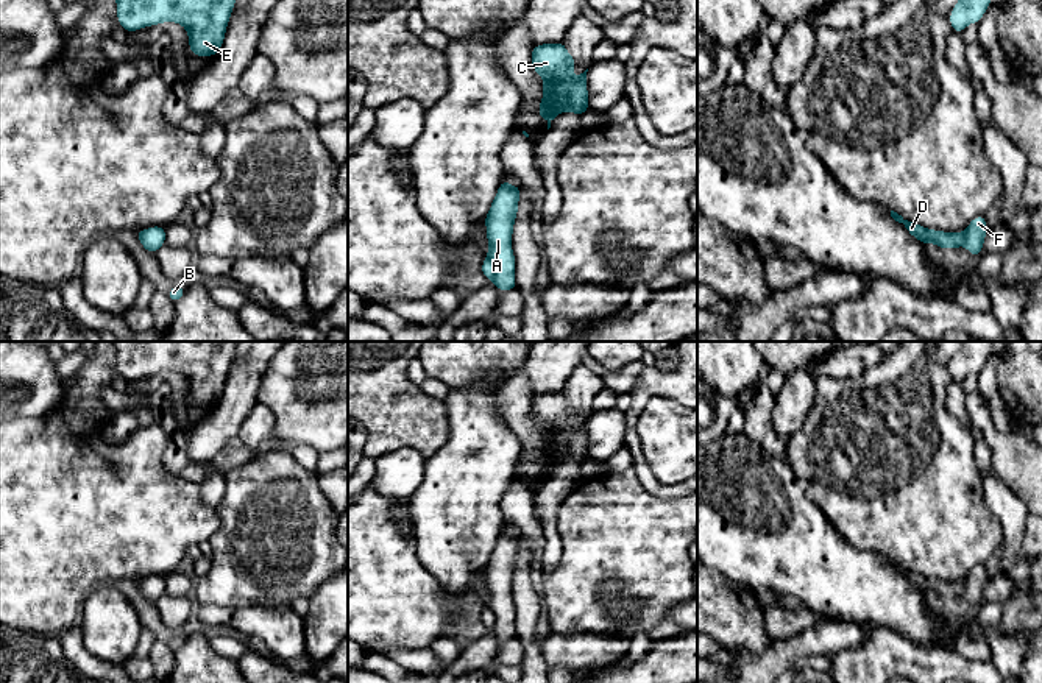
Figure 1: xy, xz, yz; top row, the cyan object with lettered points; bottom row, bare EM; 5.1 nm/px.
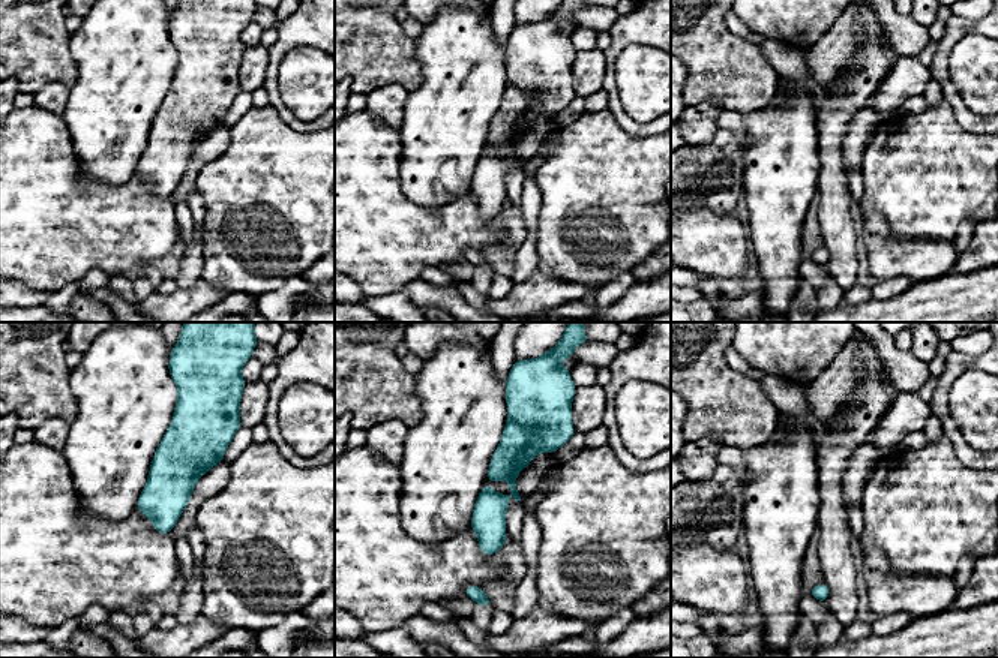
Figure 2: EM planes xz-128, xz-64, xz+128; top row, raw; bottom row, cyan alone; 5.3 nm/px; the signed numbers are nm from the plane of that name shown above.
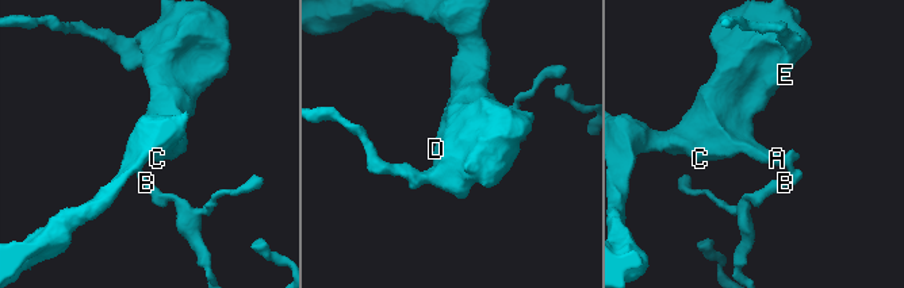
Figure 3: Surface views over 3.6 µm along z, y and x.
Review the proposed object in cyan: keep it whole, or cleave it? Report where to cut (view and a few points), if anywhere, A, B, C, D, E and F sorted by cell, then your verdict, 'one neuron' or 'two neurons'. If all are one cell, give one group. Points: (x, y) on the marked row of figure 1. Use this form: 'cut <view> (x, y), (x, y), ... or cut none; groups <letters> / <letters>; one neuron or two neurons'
cut xz (487, 256), (495, 265), (495, 278), (492, 281); groups A C D E / B F; two neurons

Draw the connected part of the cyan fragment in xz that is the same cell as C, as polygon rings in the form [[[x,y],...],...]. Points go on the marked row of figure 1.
[[[563,42],[535,45],[532,48],[530,64],[543,76],[543,98],[538,106],[538,115],[548,122],[548,129],[551,128],[551,122],[565,111],[571,111],[580,117],[590,109],[587,89],[588,69],[577,78],[571,76],[571,72],[576,69],[576,59],[568,53]]]

